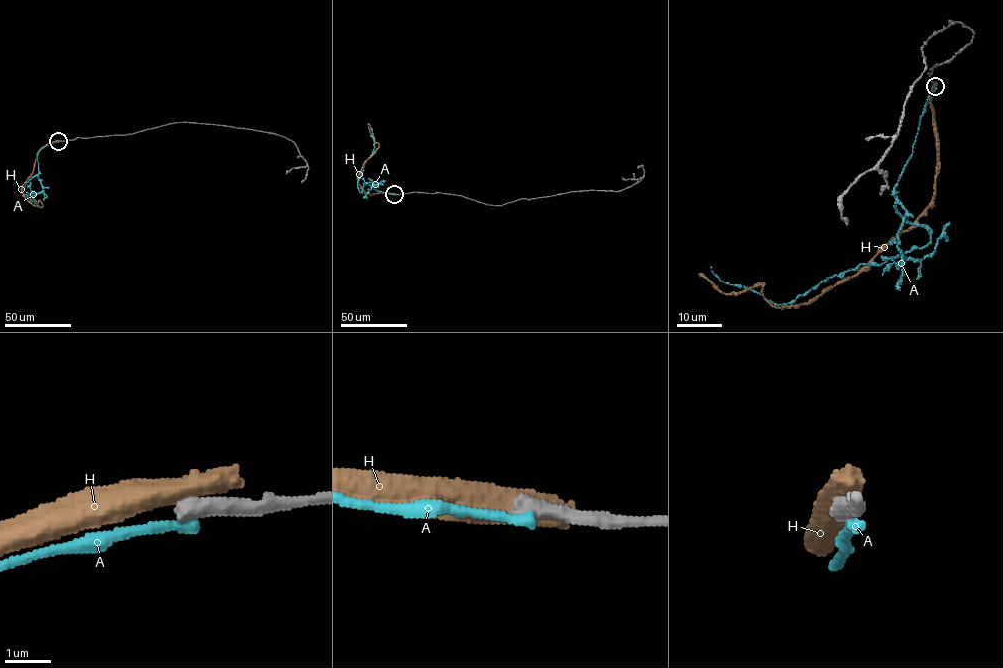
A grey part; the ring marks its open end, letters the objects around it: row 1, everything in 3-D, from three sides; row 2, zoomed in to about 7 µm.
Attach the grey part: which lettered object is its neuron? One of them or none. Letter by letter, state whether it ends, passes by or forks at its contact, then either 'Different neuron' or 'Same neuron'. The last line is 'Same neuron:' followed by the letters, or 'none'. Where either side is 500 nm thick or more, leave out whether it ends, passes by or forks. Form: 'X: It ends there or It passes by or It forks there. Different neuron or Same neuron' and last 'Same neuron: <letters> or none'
A: It ends there. Different neuron
H: Different neuron
Same neuron: none

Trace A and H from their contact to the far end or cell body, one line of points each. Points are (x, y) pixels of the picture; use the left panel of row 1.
A: (58, 141), (39, 152), (39, 172), (21, 190), (39, 206), (32, 195)
H: (58, 141), (46, 144), (39, 150), (32, 173), (22, 186), (27, 200), (42, 207), (32, 197)

